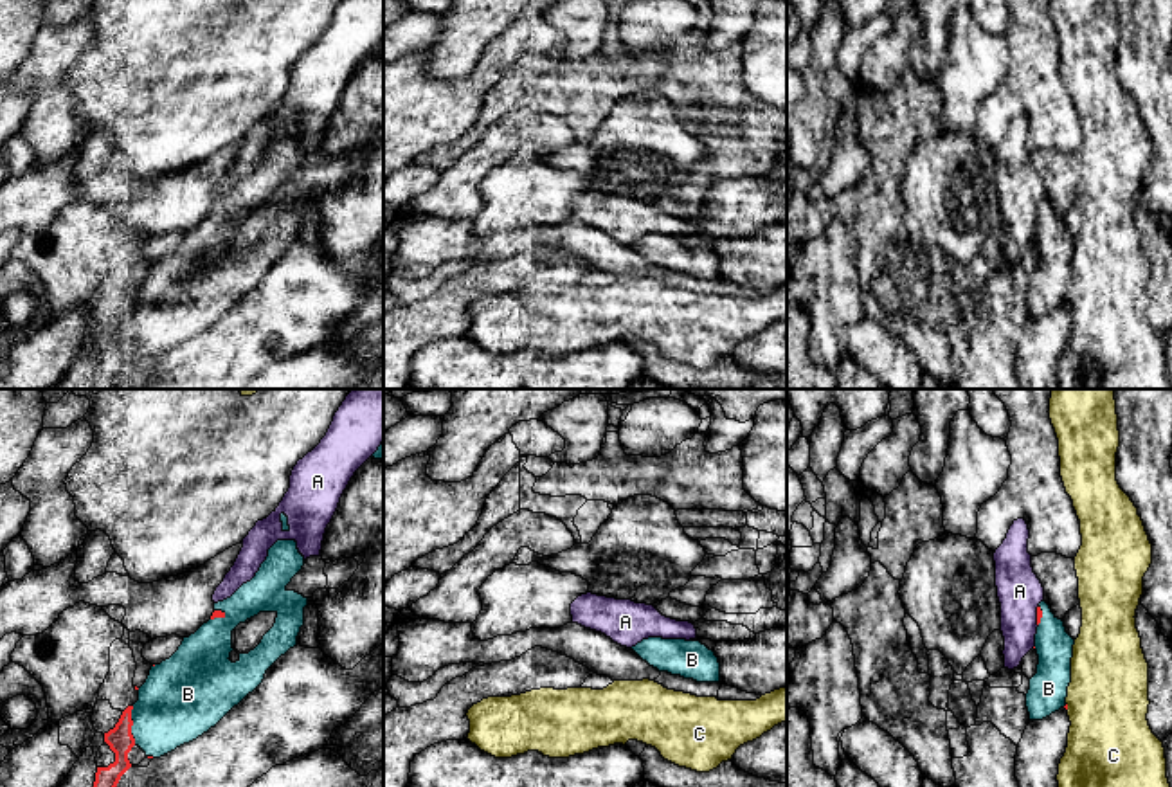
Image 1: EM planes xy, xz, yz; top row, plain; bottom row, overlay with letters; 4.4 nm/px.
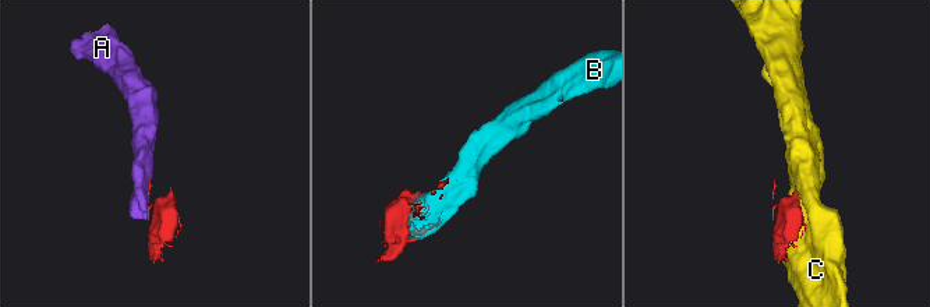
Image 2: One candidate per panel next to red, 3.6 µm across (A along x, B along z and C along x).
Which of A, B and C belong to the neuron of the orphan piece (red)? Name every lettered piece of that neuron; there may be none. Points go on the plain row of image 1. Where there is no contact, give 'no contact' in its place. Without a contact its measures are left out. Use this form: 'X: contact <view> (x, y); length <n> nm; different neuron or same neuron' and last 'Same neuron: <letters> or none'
A: contact yz (1037, 213); length 100 nm; different neuron
B: contact xy (132, 321); length 180 nm; same neuron
C: contact yz (1066, 303); length 30 nm; different neuron
Same neuron: B

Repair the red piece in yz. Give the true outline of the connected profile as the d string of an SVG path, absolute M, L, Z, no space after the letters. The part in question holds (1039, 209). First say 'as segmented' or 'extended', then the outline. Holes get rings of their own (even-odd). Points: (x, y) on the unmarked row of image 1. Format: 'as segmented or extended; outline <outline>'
extended; outline M1042 196L1037 204L1035 247L1037 270L1030 276L1026 304L1030 317L1042 317L1060 304L1068 306L1066 294L1071 279L1071 254L1075 236L1066 229L1050 202Z

